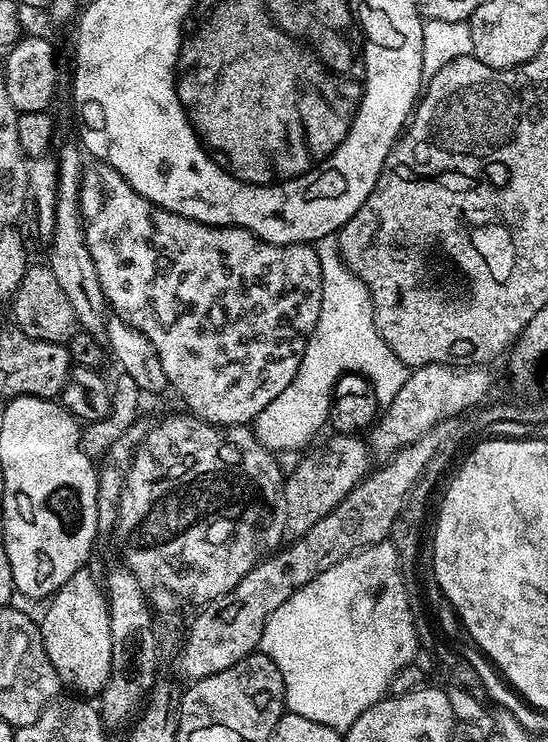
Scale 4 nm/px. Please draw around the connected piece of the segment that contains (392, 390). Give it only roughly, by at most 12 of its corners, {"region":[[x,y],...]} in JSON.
{"region":[[339,235],[315,241],[322,306],[294,382],[254,421],[273,453],[307,449],[360,372],[382,406],[410,371],[374,322]]}

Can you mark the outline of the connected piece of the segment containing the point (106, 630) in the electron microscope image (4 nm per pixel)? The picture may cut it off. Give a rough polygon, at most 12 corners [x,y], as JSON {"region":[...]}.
{"region":[[89,567],[40,620],[61,683],[99,695],[112,673],[108,599]]}

